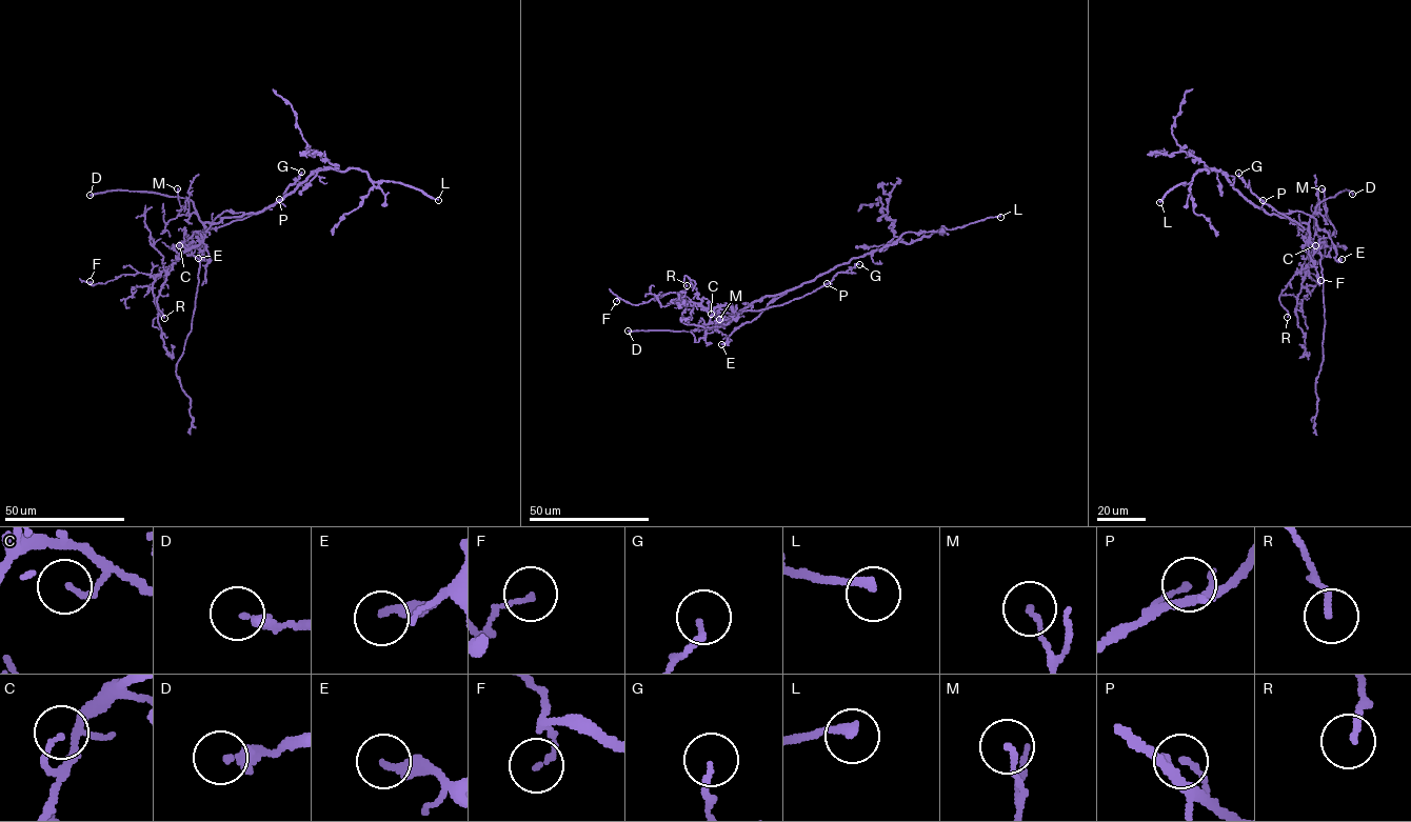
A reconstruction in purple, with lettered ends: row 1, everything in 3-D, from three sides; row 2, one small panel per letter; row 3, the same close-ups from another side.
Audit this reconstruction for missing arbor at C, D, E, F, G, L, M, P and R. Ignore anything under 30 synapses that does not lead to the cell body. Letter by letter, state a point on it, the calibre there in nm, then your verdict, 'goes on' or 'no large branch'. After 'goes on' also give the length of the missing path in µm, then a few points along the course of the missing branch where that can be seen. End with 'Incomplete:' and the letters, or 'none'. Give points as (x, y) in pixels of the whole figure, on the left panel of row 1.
C: place (179, 245); calibre 130 nm; no large branch
D: place (90, 195); calibre 280 nm; goes on; missing 60 µm
E: place (198, 258); calibre 240 nm; no large branch
F: place (90, 281); calibre 130 nm; no large branch
G: place (301, 172); calibre 160 nm; no large branch
L: place (438, 200); calibre 220 nm; goes on; missing 100 µm
M: place (177, 188); calibre 120 nm; no large branch
P: place (279, 199); calibre 140 nm; no large branch
R: place (164, 318); calibre 150 nm; no large branch
Incomplete: D, L

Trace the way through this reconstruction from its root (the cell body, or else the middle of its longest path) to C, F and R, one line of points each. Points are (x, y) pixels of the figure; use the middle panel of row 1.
C: (771, 295), (753, 301), (738, 314), (729, 306), (721, 306), (711, 314)
F: (771, 295), (753, 301), (737, 314), (729, 306), (704, 307), (670, 292), (635, 305), (619, 298), (616, 301)
R: (771, 295), (753, 301), (737, 314), (729, 306), (706, 308), (696, 287), (684, 276), (687, 285)

